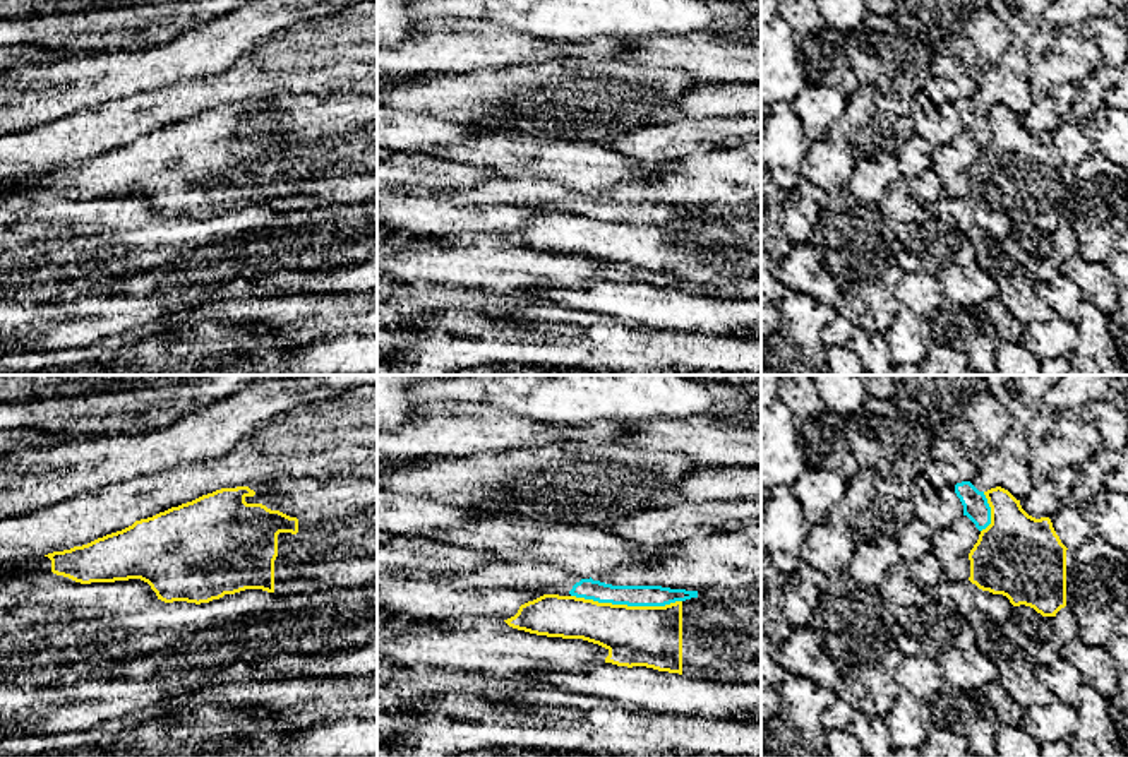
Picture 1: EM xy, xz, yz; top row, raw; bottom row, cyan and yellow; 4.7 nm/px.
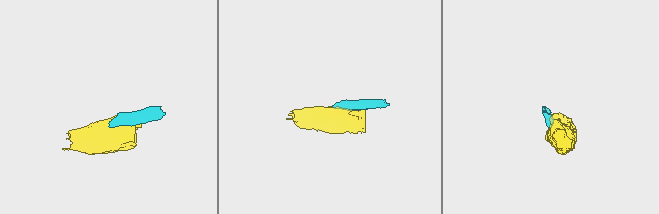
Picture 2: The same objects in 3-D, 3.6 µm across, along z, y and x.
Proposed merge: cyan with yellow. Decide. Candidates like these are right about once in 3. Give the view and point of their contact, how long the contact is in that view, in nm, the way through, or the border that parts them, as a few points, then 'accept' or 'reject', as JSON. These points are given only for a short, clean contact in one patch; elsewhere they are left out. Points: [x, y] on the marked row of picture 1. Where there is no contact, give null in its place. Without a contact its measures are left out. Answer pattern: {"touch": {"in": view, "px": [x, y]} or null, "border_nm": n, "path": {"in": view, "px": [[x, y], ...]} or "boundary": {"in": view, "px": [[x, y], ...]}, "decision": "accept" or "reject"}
{"touch": {"in": "xz", "px": [626, 603]}, "border_nm": 500, "decision": "accept"}

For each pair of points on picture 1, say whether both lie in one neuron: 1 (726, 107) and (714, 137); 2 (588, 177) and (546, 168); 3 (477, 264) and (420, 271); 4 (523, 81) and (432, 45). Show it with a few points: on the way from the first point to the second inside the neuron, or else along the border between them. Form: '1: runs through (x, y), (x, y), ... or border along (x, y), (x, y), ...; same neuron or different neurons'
1: border along (686, 115), (731, 119); different neurons
2: runs through (578, 168), (556, 168); same neuron
3: runs through (463, 264), (434, 264); same neuron
4: border along (530, 62), (451, 72); different neurons

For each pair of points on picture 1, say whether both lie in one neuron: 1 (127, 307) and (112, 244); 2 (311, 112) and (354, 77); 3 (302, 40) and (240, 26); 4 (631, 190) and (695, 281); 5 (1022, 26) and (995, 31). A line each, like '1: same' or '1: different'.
1: different
2: different
3: different
4: different
5: different

